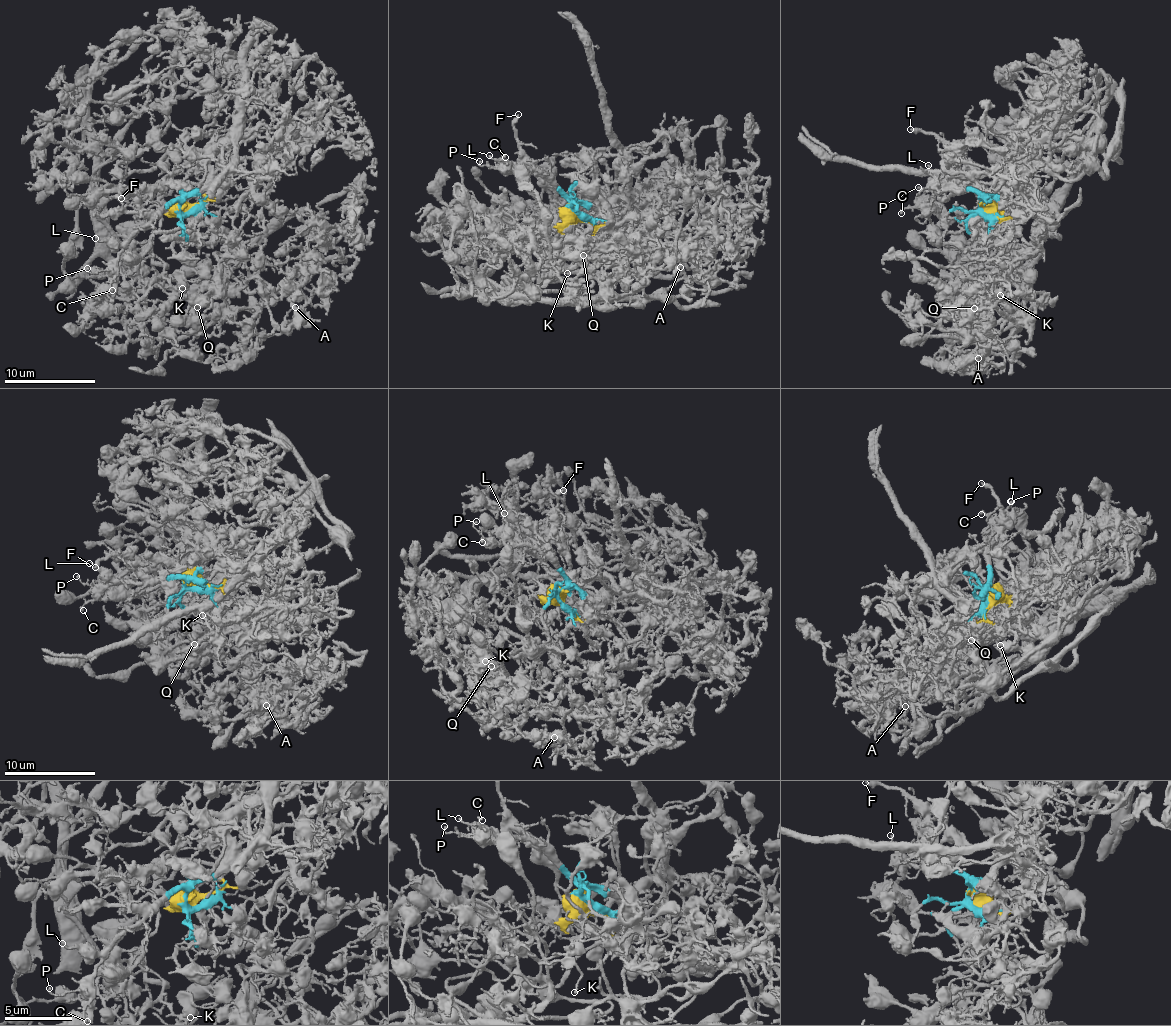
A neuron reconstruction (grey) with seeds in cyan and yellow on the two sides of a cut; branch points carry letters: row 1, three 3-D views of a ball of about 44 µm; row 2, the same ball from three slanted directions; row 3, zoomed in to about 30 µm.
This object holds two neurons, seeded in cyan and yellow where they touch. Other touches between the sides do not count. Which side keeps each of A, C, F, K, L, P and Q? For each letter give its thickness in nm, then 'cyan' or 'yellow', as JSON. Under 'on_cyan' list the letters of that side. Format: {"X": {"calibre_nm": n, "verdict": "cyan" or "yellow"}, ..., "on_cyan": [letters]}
{"A": {"calibre_nm": 80, "verdict": "yellow"}, "C": {"calibre_nm": 110, "verdict": "cyan"}, "F": {"calibre_nm": 240, "verdict": "cyan"}, "K": {"calibre_nm": 150, "verdict": "yellow"}, "L": {"calibre_nm": 140, "verdict": "cyan"}, "P": {"calibre_nm": 100, "verdict": "cyan"}, "Q": {"calibre_nm": 150, "verdict": "yellow"}, "on_cyan": ["C", "F", "L", "P"]}

